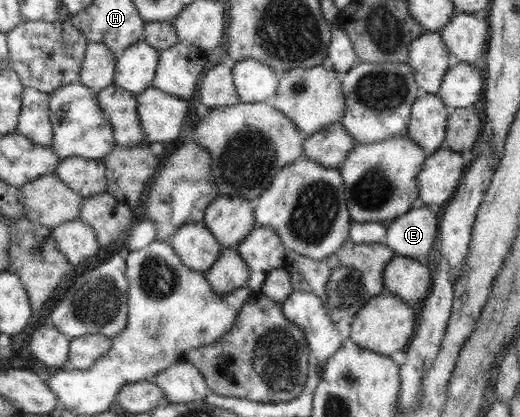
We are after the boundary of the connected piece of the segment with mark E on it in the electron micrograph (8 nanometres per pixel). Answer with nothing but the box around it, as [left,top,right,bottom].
[385,204,438,261]

